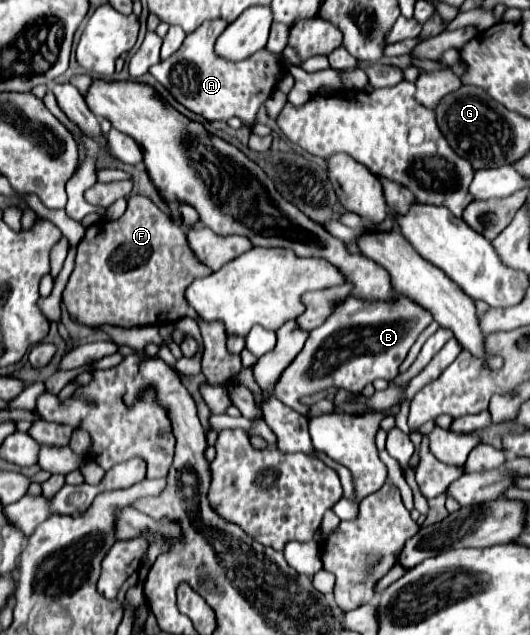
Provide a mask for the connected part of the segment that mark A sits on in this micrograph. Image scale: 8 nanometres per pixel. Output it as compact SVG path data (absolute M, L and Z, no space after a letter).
M215 19L205 21L197 31L187 35L185 43L169 59L153 65L149 73L189 111L203 115L207 121L227 121L239 117L247 127L253 127L257 121L259 107L273 95L279 81L285 75L285 65L281 57L271 53L267 47L253 53L253 57L241 61L225 61L213 53L213 43L225 31L229 23Z

